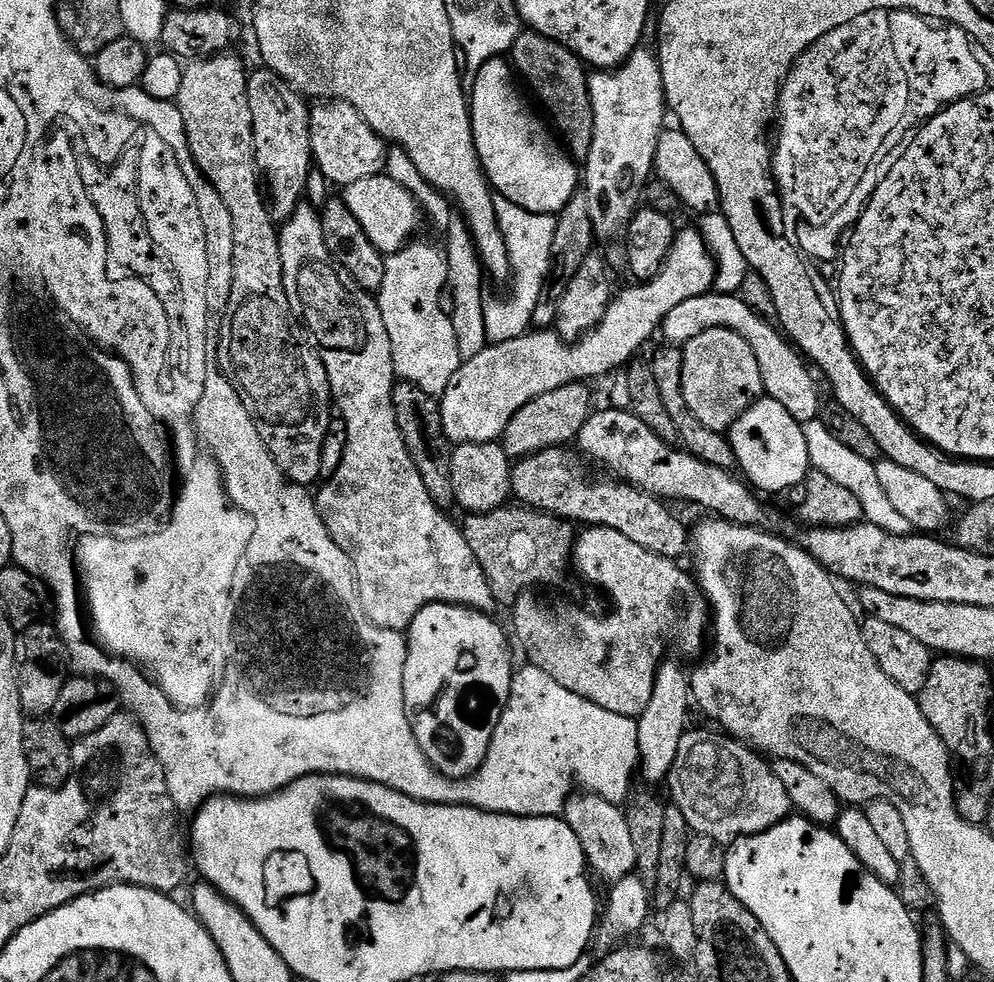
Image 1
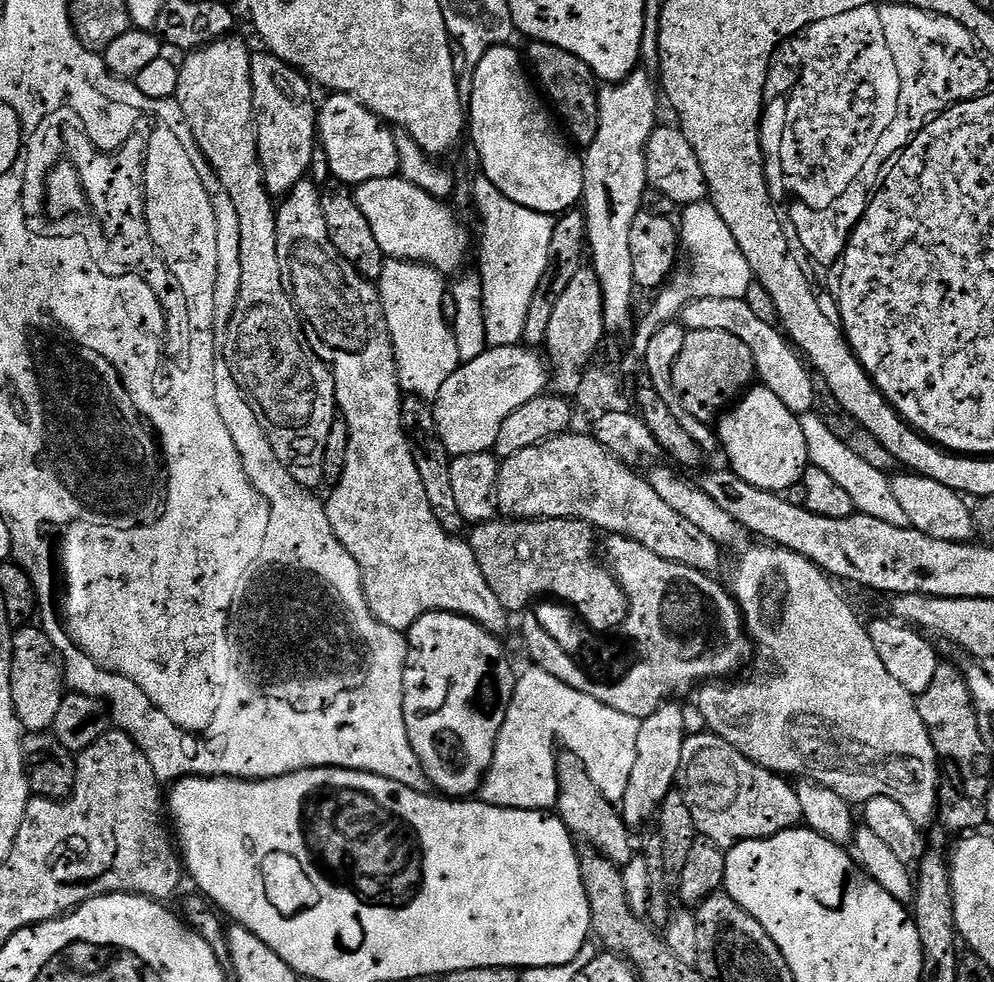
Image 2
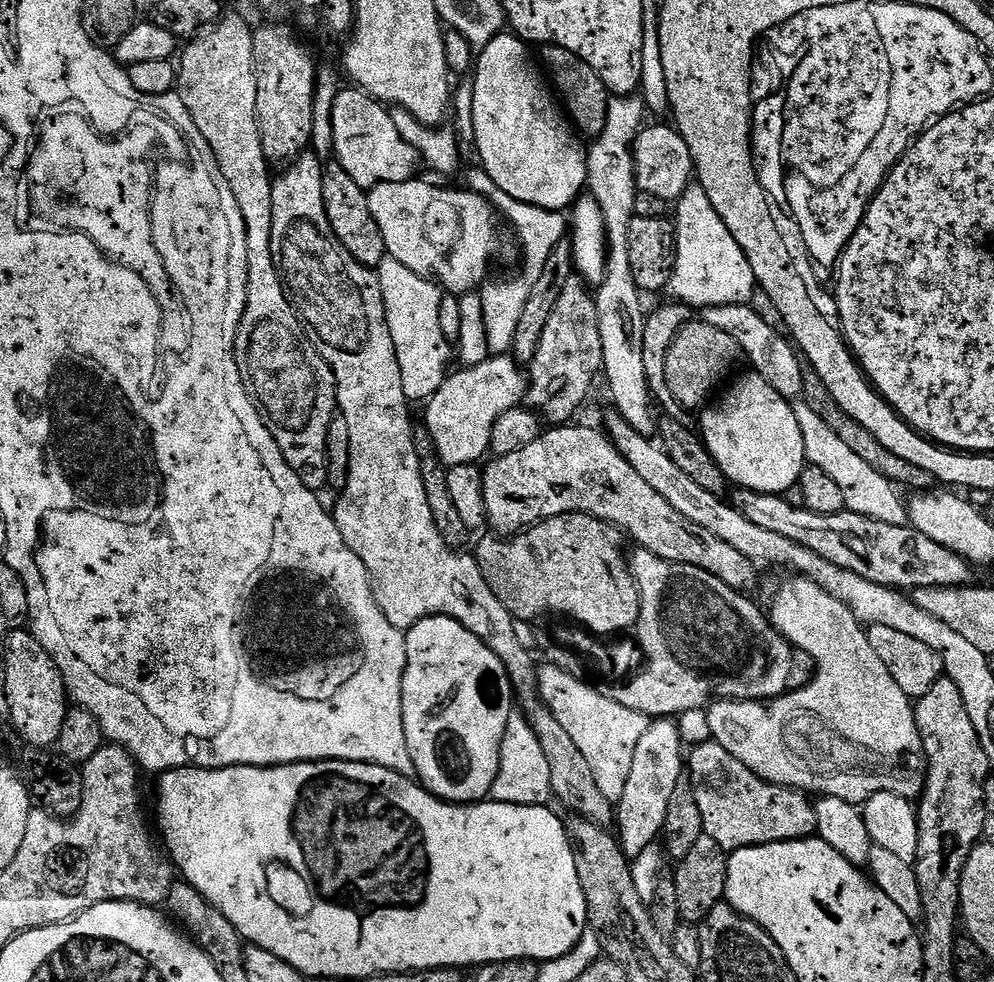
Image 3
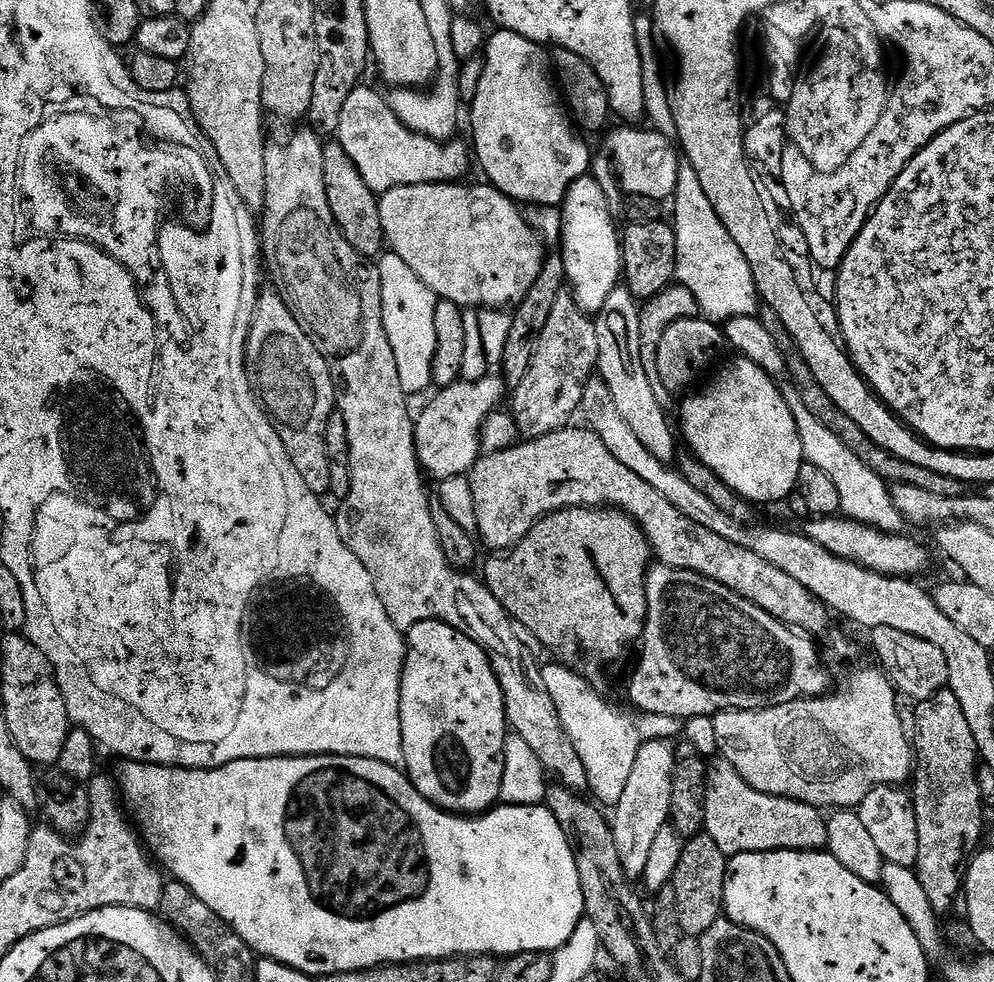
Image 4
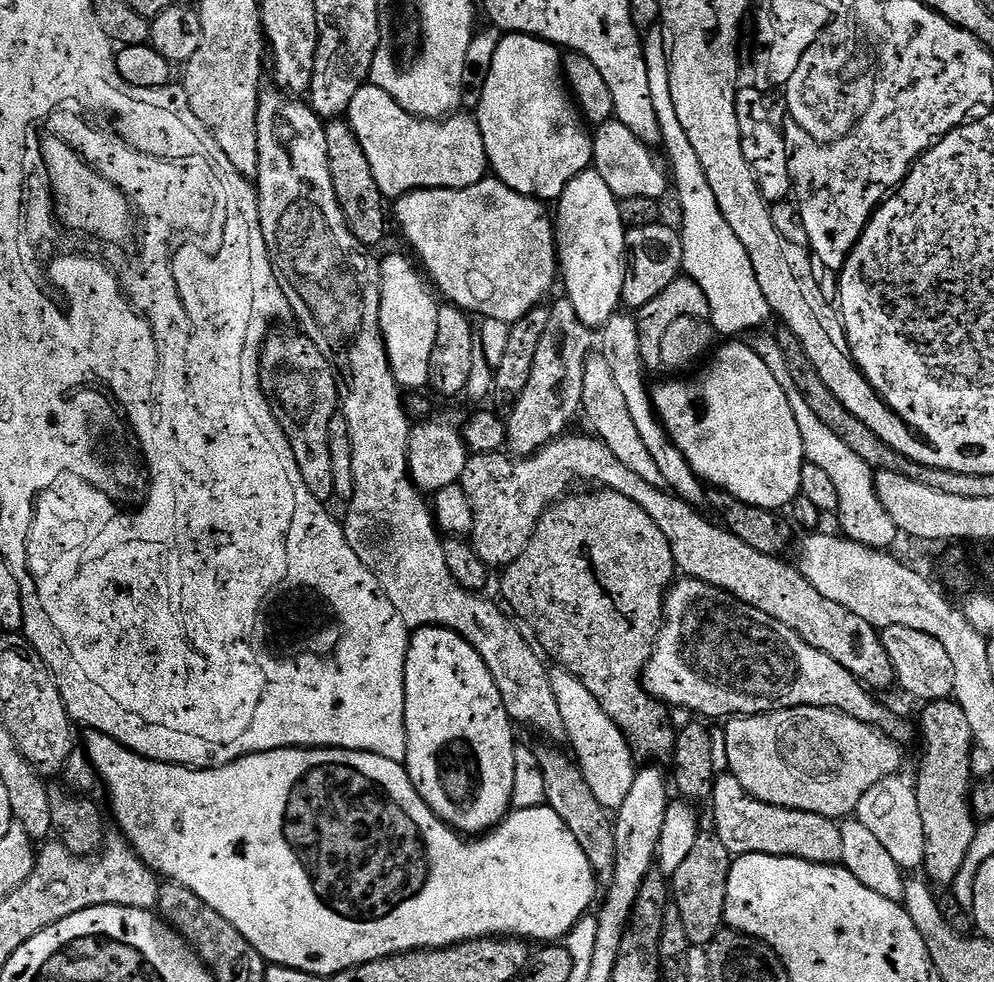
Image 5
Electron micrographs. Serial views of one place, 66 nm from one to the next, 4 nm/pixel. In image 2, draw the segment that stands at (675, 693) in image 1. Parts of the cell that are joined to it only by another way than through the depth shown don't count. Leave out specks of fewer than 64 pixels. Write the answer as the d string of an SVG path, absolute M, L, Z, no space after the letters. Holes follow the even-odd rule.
M665 702L654 714L640 721L638 730L638 758L634 758L634 770L630 773L630 786L622 801L624 824L630 830L637 830L648 819L655 817L660 804L674 791L680 774L682 746L686 739L684 732L684 712L675 702Z

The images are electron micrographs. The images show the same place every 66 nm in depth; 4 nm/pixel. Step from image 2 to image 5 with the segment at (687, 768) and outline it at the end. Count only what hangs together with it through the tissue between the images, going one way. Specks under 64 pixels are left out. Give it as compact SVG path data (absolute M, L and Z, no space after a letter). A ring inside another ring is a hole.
M730 774L717 775L710 799L714 835L726 846L733 857L746 854L770 854L798 858L815 864L839 865L842 858L840 824L822 814L810 814L802 810L786 810L782 806L770 806L758 802Z

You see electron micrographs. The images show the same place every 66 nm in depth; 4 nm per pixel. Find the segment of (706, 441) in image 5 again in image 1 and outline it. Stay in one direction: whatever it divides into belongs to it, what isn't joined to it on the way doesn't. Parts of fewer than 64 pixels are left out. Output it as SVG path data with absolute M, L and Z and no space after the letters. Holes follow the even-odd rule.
M767 398L753 400L750 410L746 410L746 414L742 414L738 422L734 422L734 426L726 435L736 455L739 471L753 489L761 493L783 494L790 486L805 483L810 465L804 430L792 417L790 410L782 406L782 402Z

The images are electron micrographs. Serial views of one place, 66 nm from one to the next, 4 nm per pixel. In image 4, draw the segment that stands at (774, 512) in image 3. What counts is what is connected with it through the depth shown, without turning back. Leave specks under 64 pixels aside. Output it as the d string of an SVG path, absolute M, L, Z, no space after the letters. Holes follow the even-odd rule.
M843 515L821 516L807 521L808 525L802 528L804 535L809 536L814 542L832 554L840 558L846 558L850 562L860 564L864 568L874 570L883 576L903 576L905 578L920 578L920 575L928 568L928 552L916 540L911 540L908 534L897 534L895 532L880 532L874 526L866 526L857 520L849 520Z

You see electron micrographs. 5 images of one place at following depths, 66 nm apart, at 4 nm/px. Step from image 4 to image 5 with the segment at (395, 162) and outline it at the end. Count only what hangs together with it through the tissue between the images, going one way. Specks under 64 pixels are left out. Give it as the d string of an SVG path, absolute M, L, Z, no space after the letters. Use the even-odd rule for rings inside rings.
M366 83L354 94L346 119L360 143L362 154L366 154L366 162L370 162L378 190L389 201L395 202L407 192L427 188L462 190L489 175L486 146L475 115L453 114L443 120L422 120L402 110L386 90Z

